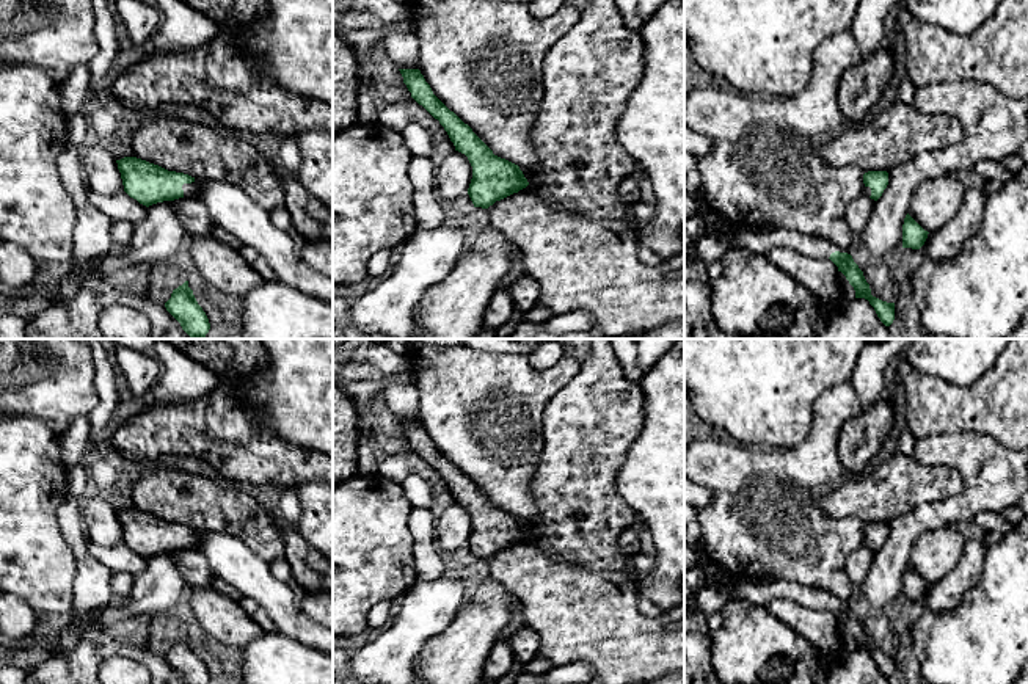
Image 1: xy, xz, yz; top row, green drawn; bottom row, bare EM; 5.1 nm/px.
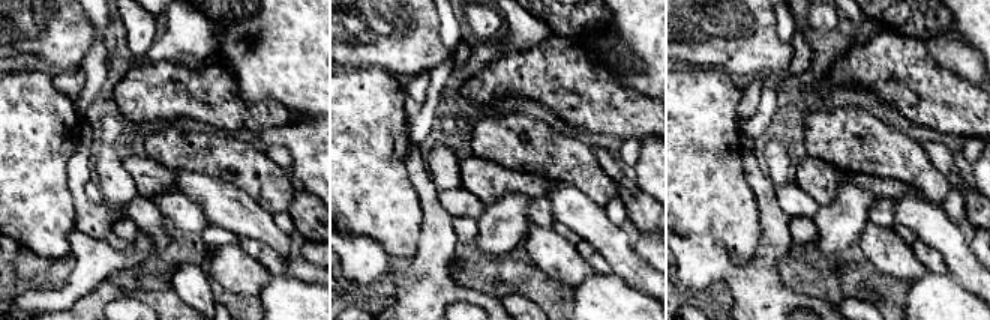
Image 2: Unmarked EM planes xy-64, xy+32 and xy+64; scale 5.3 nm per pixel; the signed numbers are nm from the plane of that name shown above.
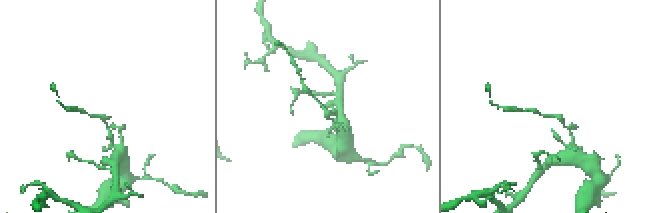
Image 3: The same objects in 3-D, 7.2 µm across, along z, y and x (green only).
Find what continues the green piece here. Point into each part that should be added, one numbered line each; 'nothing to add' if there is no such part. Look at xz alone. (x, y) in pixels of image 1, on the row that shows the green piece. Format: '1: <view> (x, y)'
nothing to add

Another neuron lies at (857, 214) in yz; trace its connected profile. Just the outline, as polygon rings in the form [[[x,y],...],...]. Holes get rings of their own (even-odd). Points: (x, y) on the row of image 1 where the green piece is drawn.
[[[865,193],[849,202],[844,212],[846,223],[857,237],[862,235],[874,207],[874,199]]]

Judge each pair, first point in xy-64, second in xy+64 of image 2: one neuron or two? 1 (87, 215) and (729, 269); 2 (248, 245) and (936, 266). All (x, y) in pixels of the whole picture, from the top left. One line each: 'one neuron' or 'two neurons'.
1: one neuron
2: one neuron

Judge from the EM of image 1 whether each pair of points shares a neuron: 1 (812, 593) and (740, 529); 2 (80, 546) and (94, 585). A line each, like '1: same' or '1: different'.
1: different
2: same

